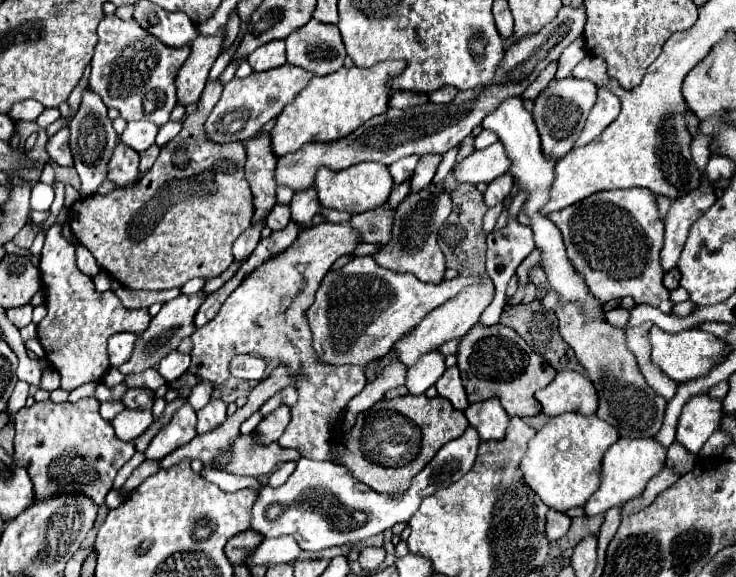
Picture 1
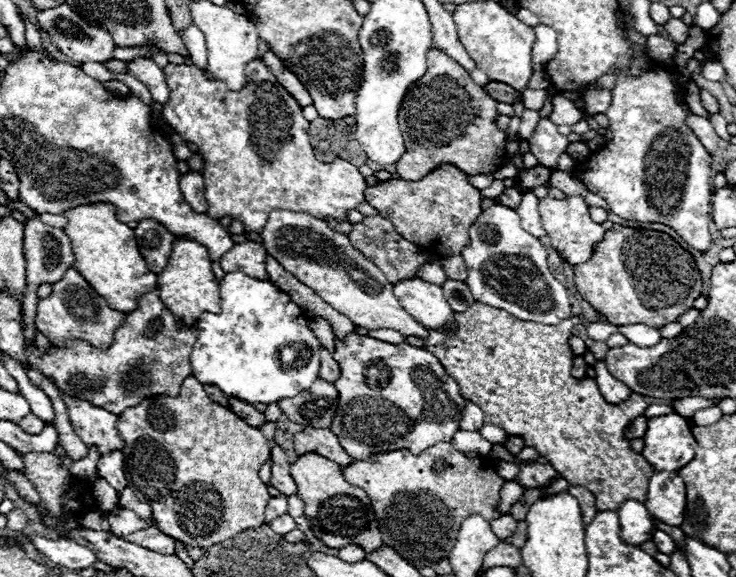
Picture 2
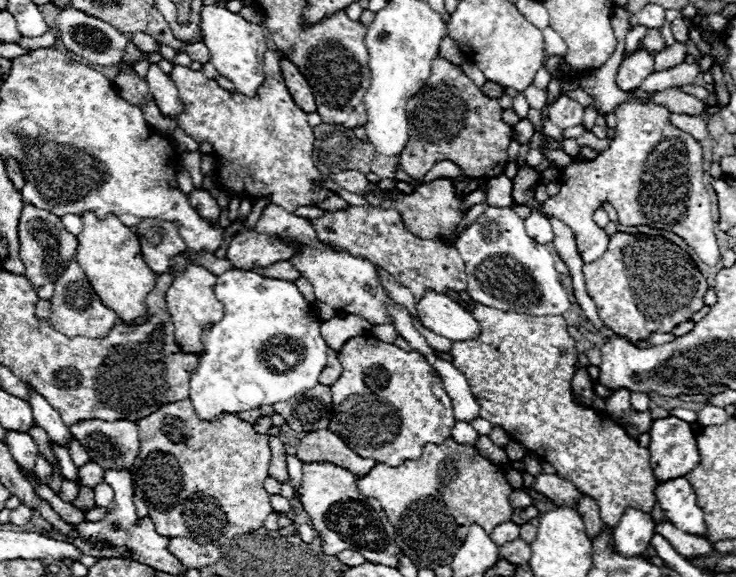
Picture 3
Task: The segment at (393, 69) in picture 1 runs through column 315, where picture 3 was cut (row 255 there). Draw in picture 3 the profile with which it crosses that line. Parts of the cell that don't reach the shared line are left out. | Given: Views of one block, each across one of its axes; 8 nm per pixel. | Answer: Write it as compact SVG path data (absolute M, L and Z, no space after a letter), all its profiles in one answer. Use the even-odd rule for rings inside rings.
M86 212L82 222L84 230L78 236L76 260L80 260L80 266L84 268L84 274L88 276L94 292L108 308L118 314L124 324L144 324L148 320L146 296L156 284L156 272L152 272L142 260L138 236L114 214L108 214L104 220L100 220L94 212Z

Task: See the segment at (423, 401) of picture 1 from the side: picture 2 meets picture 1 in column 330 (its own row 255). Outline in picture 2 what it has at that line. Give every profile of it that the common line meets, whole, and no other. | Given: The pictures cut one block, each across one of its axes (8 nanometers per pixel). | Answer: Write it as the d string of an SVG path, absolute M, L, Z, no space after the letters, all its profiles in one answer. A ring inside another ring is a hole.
M444 164L416 182L400 178L378 182L376 186L366 188L364 198L372 208L396 224L400 236L428 248L428 252L436 256L460 254L470 244L470 224L482 212L480 190L476 190L468 182L468 174L454 164Z

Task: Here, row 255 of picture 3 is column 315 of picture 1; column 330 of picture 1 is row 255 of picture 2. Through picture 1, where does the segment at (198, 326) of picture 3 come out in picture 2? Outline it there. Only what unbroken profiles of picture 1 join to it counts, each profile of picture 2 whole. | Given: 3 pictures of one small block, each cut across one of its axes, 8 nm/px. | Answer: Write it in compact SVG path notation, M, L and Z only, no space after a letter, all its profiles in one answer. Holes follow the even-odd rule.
M174 238L168 266L158 274L158 288L164 304L168 304L168 308L172 308L172 314L176 318L182 318L186 324L196 324L202 312L220 312L220 290L212 274L208 248L192 238Z

